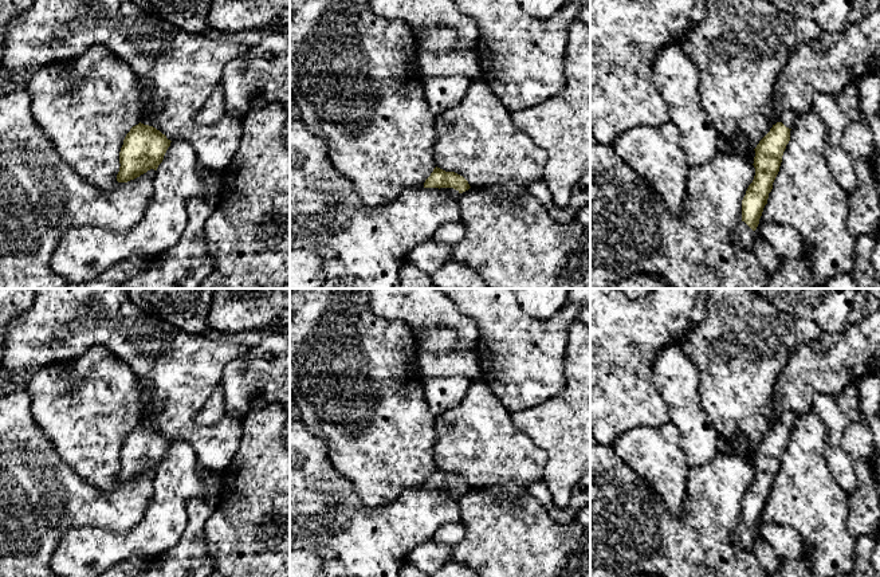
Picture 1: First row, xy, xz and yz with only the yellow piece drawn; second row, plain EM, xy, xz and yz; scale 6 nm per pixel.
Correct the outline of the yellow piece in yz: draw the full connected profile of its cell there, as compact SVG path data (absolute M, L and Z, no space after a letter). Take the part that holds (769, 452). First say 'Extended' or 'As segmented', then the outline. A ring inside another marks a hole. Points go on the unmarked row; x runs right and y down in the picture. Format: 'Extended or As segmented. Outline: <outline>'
Extended. Outline: M794 412L783 413L754 450L755 476L742 501L742 519L732 534L732 542L743 550L753 550L753 534L767 505L797 417Z

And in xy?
As segmented. Outline: M138 424L130 429L119 452L118 483L127 483L150 470L157 471L170 440L153 427Z

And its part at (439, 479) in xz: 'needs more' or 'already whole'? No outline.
needs more

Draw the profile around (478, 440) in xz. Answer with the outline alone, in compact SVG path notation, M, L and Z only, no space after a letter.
M480 378L472 381L456 408L435 416L435 428L437 433L433 448L436 467L463 476L471 488L507 480L527 487L543 479L547 454L514 425L511 413Z

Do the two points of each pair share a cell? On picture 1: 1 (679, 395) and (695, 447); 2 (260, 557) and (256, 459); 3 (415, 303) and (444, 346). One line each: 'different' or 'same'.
1: same
2: same
3: different

